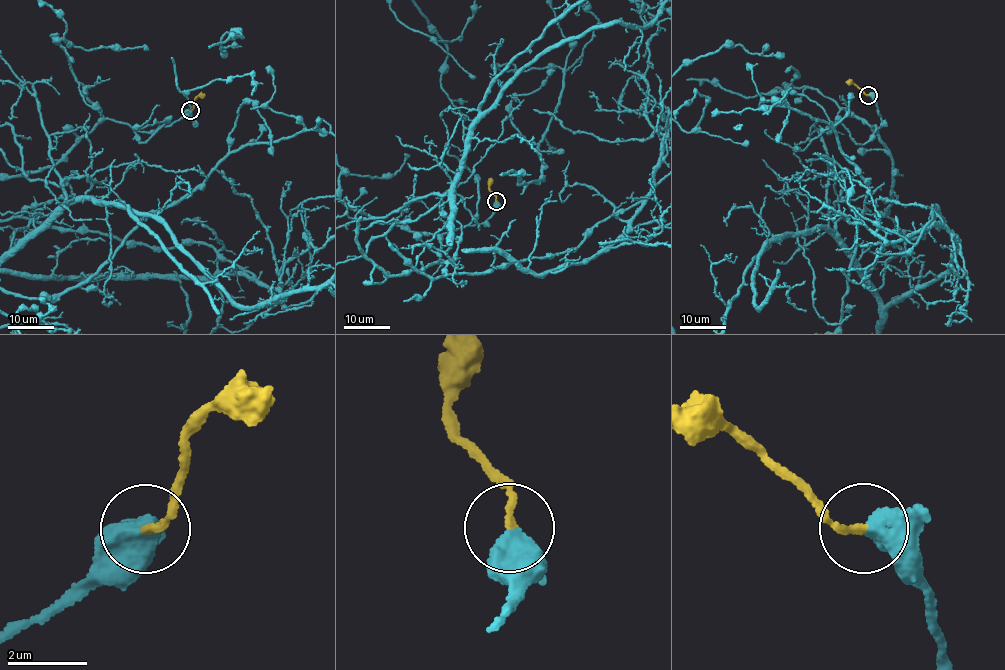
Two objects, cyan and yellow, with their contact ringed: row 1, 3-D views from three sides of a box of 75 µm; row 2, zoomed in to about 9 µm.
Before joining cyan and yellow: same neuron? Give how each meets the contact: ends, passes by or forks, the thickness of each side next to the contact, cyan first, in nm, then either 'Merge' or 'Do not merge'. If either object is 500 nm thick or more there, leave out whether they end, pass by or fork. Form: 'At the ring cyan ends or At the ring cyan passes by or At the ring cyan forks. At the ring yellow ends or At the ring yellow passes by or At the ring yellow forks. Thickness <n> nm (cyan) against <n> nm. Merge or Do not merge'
Thickness 800 nm (cyan) against 200 nm. Merge

